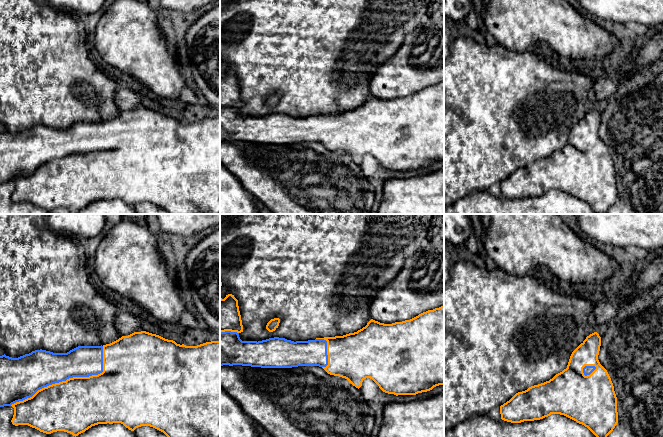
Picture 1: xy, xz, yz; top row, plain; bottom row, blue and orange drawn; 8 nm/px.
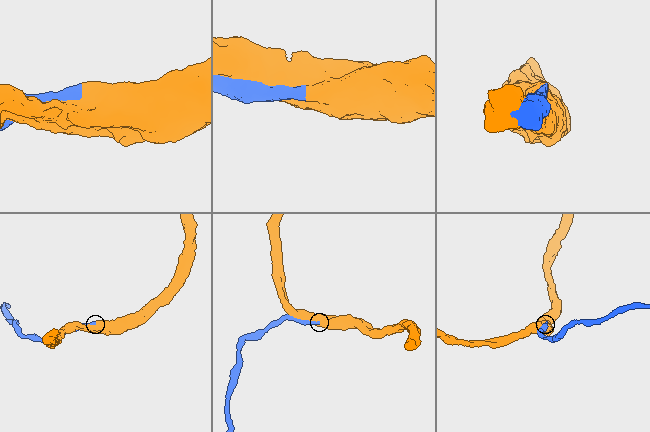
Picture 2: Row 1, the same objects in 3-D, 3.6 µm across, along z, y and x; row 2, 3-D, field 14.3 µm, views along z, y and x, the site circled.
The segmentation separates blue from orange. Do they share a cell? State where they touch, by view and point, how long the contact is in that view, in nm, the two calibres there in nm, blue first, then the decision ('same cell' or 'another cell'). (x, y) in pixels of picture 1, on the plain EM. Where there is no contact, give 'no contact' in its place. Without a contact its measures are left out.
contact xy (68, 154); length 900 nm; calibres 300 and 440 nm; same cell

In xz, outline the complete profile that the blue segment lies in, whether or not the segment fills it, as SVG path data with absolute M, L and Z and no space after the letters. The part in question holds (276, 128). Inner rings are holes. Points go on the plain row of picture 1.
M220 57L220 142L242 141L261 144L292 144L298 142L319 142L322 143L330 151L339 152L347 155L353 162L355 162L358 165L362 162L362 158L364 155L370 154L379 162L379 164L383 168L388 170L394 170L396 172L416 171L418 169L430 167L436 162L444 161L444 82L423 88L410 96L395 98L392 100L384 100L371 95L367 99L367 101L362 105L358 106L357 108L349 109L343 112L316 114L315 116L296 118L279 113L269 114L258 118L242 117L239 113L239 110L243 108L243 101L238 82L238 76L232 70L228 70L224 75L222 75L221 62L222 58Z

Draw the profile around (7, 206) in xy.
M12 182L0 183L0 214L48 214L48 210L28 201L13 201L13 191Z

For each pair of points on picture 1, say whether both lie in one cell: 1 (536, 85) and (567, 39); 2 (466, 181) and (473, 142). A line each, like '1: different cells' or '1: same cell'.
1: different cells
2: same cell

